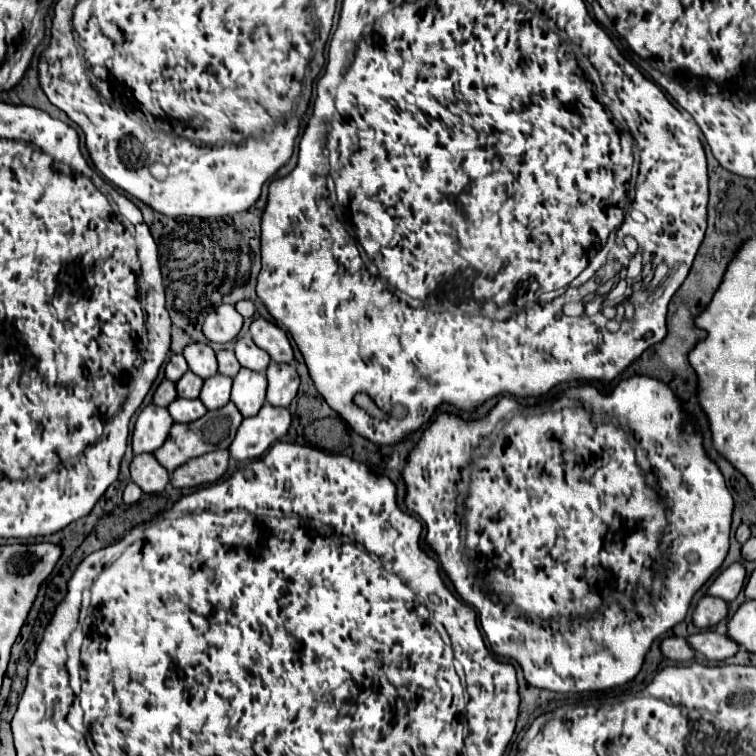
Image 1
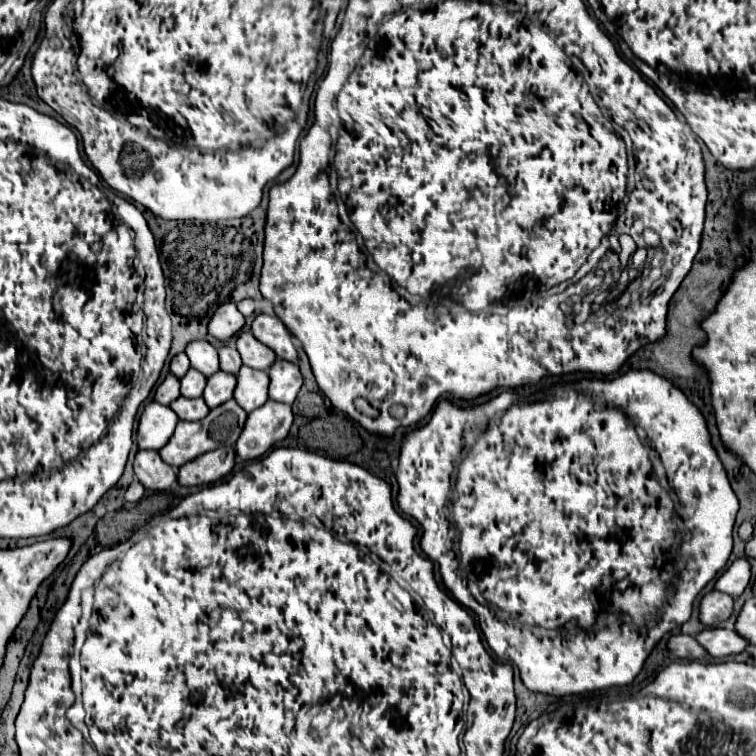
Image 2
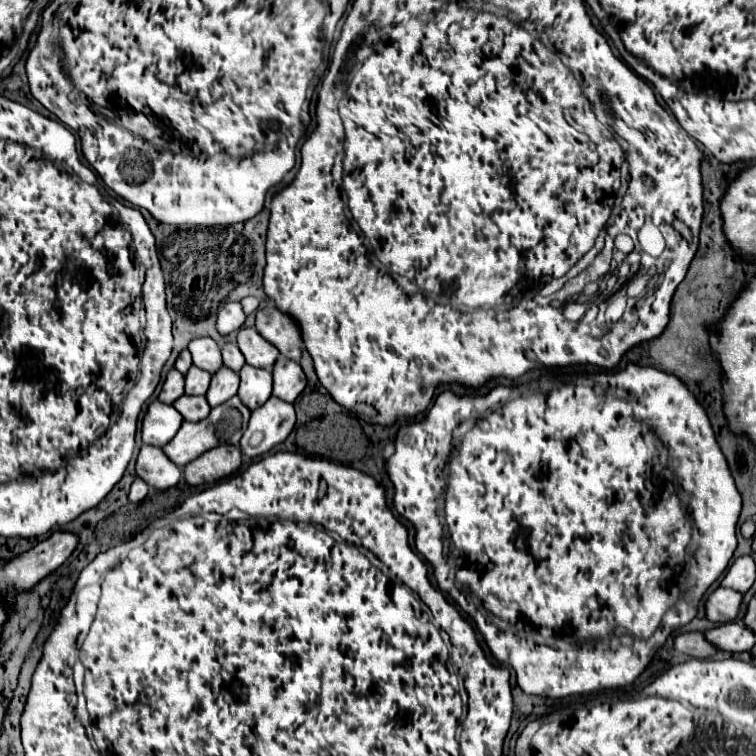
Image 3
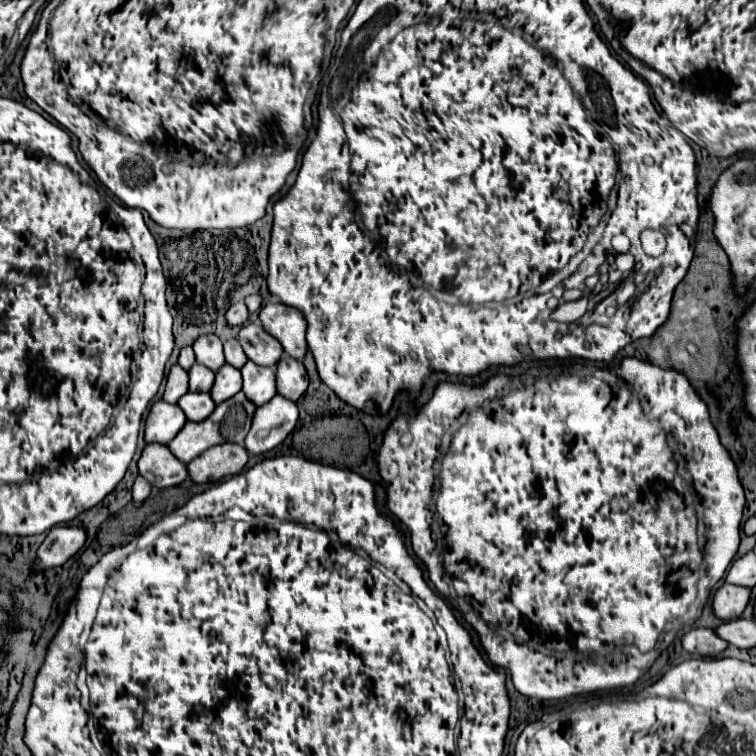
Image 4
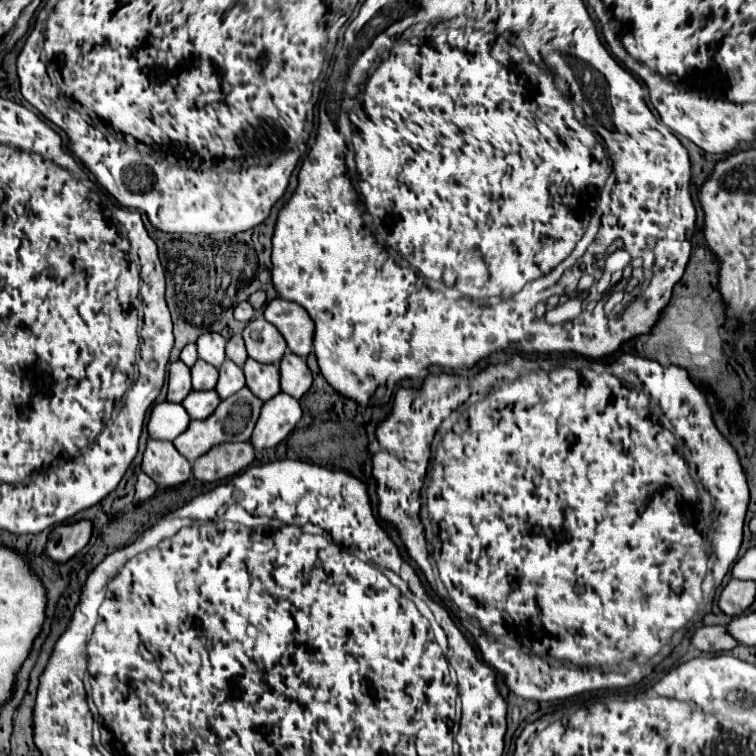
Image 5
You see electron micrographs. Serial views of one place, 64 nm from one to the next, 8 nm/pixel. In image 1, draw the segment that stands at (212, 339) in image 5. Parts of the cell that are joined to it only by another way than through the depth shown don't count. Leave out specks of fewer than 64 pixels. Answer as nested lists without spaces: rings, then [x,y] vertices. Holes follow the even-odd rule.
[[[192,342],[184,348],[184,358],[190,366],[190,370],[194,374],[198,374],[200,378],[210,378],[218,372],[218,362],[216,362],[216,354],[208,344],[202,342]]]

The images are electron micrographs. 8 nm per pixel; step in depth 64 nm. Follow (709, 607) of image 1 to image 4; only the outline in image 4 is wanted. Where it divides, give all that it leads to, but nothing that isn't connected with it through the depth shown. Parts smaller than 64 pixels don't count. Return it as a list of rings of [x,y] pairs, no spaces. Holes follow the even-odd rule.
[[[724,584],[716,596],[714,596],[714,614],[722,620],[734,620],[734,618],[740,618],[744,608],[748,606],[750,602],[750,588],[748,586],[730,586],[730,584]]]

